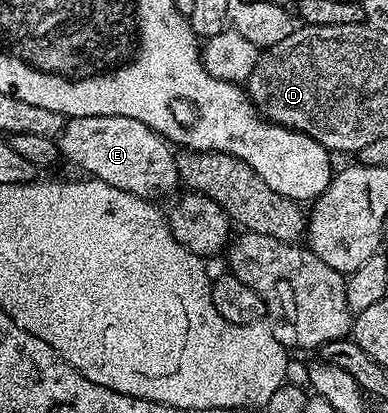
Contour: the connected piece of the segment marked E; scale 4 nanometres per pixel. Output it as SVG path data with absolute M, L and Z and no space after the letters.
M131 116L68 119L61 127L56 144L60 157L85 170L81 172L140 198L157 200L160 194L169 194L179 186L174 147L147 124L131 120Z

